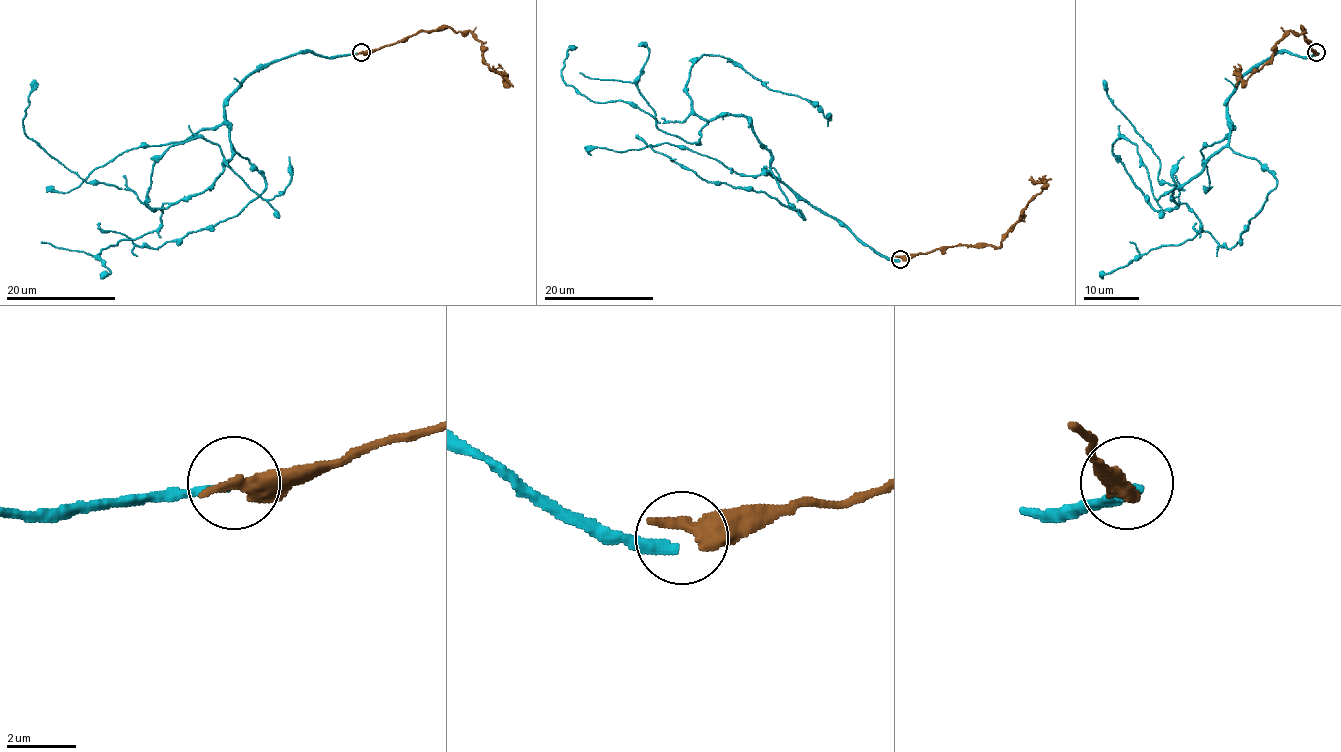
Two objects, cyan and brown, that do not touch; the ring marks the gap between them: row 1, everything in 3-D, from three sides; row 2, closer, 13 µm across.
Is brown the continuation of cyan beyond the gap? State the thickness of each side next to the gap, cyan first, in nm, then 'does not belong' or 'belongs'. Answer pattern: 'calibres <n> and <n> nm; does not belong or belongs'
calibres 280 and 550 nm; does not belong

